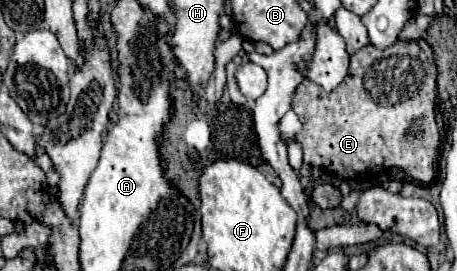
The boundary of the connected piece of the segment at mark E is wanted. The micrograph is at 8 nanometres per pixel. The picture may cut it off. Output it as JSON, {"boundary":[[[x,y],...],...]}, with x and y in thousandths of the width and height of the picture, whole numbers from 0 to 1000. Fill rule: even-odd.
{"boundary":[[[877,148],[842,185],[842,207],[807,207],[807,170],[790,177],[768,207],[764,273],[733,339],[711,339],[681,295],[663,295],[641,354],[637,399],[663,450],[663,487],[646,509],[663,531],[663,598],[720,627],[746,657],[781,657],[838,620],[877,620],[917,679],[943,679],[952,661],[956,587],[963,579],[965,506],[952,446],[952,373],[956,362],[956,244],[947,221],[943,170],[917,148]],[[908,428],[926,428],[926,502],[882,509]]]}

